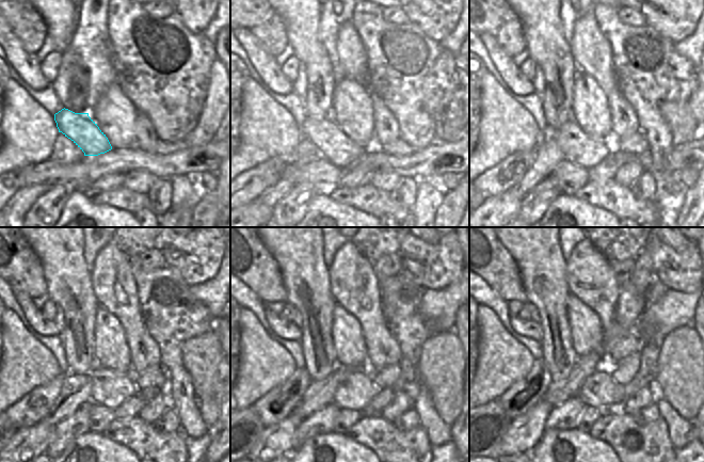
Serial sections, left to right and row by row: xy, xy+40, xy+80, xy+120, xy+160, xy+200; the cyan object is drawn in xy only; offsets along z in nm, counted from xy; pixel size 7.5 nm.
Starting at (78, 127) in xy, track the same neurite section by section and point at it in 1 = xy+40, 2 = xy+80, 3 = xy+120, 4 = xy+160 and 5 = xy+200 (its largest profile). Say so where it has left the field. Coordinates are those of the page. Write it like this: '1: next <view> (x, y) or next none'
1: next xy+40 (333, 144)
2: next xy+80 (577, 147)
3: next xy+120 (110, 389)
4: next xy+160 (356, 391)
5: next xy+200 (600, 391)

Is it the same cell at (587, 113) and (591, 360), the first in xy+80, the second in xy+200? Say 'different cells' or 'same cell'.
different cells

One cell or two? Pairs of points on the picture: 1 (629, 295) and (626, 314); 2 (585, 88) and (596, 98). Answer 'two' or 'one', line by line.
1: one
2: one

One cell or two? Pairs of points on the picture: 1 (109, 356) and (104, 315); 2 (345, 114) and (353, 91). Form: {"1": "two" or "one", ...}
{"1": "one", "2": "one"}

